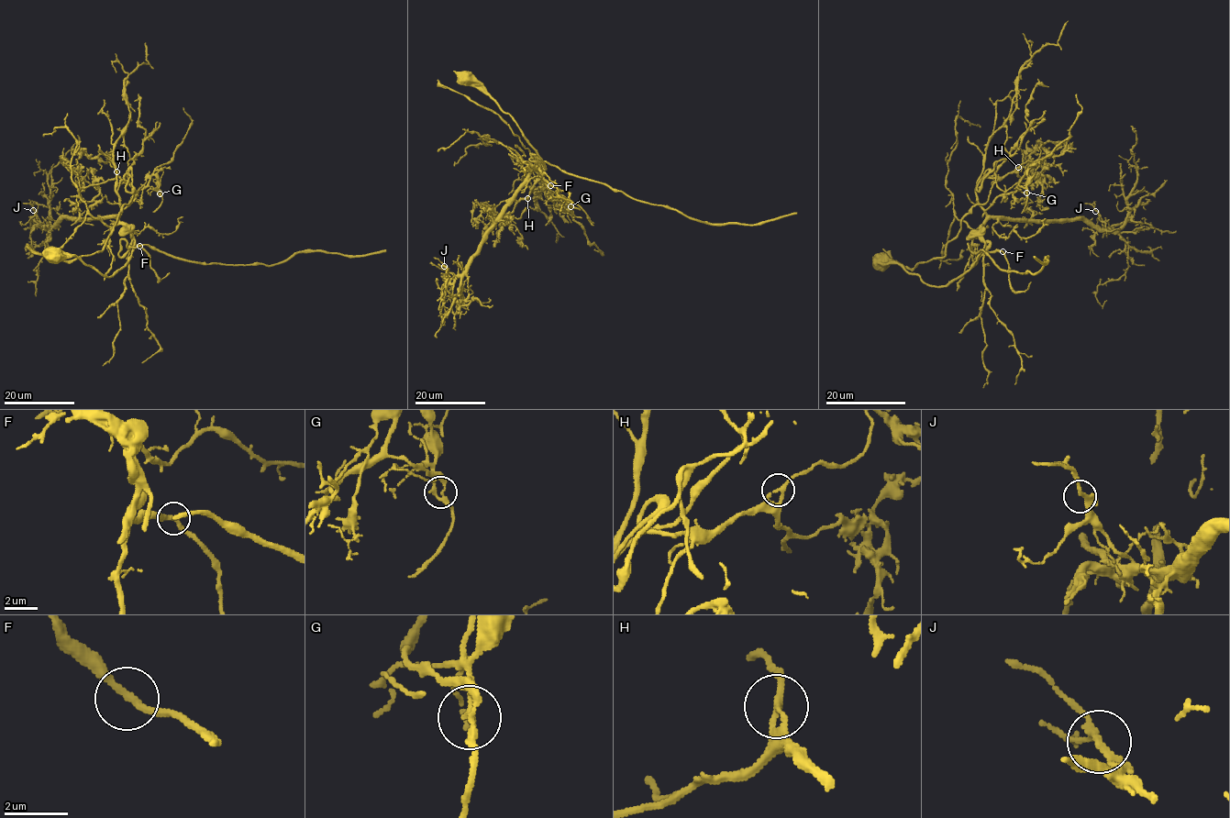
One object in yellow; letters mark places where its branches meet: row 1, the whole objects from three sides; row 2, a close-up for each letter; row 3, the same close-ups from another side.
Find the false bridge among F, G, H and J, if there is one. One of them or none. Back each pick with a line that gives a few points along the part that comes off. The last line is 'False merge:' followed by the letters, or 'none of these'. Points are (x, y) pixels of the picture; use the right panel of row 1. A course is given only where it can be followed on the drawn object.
G: foreign part runs (1027, 192), (1027, 171), (1004, 191), (996, 182), (985, 203), (963, 218), (943, 257), (908, 268), (882, 249)
False merge: G

